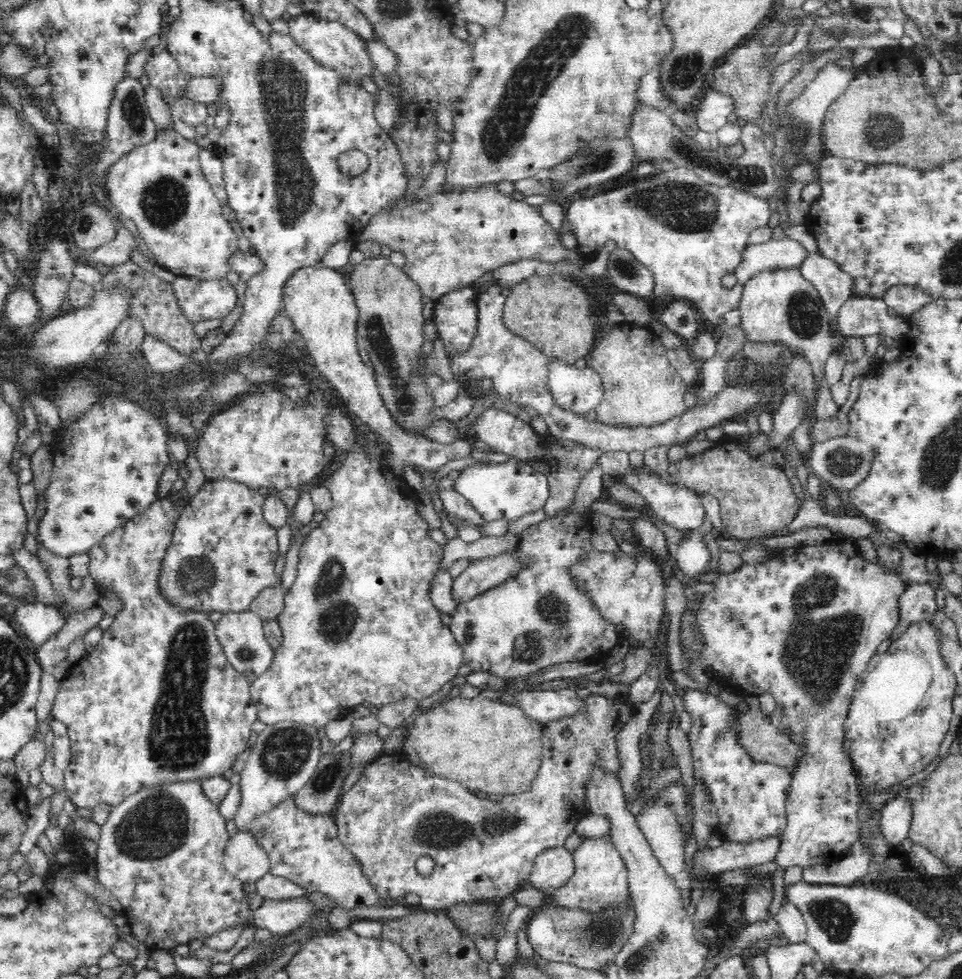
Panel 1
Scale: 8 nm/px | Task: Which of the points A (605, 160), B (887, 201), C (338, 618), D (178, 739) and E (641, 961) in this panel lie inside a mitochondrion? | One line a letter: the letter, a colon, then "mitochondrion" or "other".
A: mitochondrion
B: other
C: mitochondrion
D: mitochondrion
E: mitochondrion

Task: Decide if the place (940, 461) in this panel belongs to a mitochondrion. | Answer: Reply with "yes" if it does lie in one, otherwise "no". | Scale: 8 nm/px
yes

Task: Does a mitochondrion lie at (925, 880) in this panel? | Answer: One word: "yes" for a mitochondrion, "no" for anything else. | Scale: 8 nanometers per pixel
no

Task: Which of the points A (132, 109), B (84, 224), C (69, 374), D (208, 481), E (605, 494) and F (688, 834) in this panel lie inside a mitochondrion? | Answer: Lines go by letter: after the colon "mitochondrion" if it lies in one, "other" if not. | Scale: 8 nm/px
A: mitochondrion
B: mitochondrion
C: other
D: other
E: other
F: other

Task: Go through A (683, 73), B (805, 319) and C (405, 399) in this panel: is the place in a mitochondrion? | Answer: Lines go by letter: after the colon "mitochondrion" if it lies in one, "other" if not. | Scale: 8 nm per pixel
A: mitochondrion
B: mitochondrion
C: mitochondrion

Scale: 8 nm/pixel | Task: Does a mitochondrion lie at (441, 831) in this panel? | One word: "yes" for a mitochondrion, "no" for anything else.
yes

